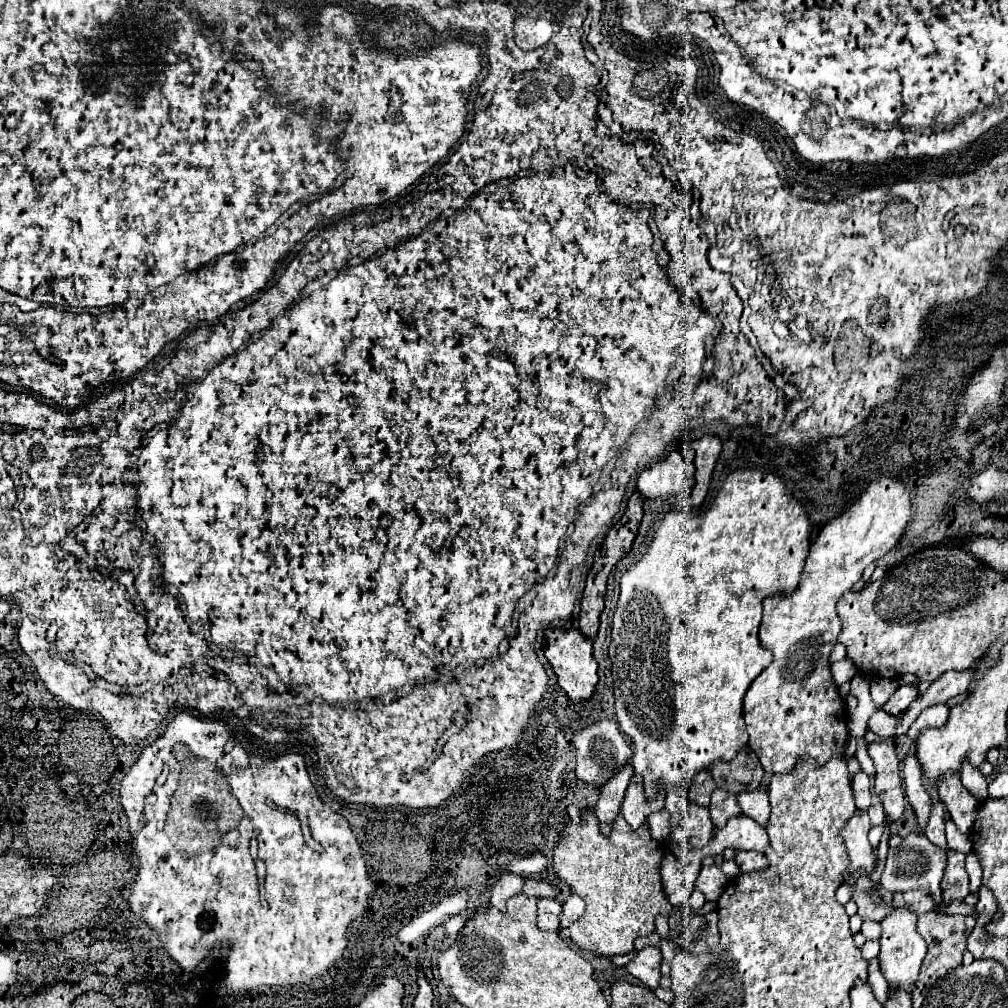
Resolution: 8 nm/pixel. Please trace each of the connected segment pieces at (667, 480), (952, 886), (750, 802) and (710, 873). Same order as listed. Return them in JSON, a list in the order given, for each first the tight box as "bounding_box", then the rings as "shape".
[{"bounding_box":[637,451,687,499],"shape":[[[671,451],[665,459],[651,463],[647,469],[641,471],[637,479],[637,489],[649,499],[661,495],[679,495],[683,493],[685,467],[687,465],[681,451]]]},{"bounding_box":[937,851,969,911],"shape":[[[949,851],[947,859],[947,871],[941,881],[941,905],[937,911],[945,911],[951,901],[963,901],[969,891],[969,877],[965,871],[965,855],[959,851]]]},{"bounding_box":[737,789,771,825],"shape":[[[757,789],[757,791],[747,791],[747,793],[739,793],[737,801],[743,809],[743,813],[751,819],[755,819],[759,825],[767,825],[769,823],[769,815],[771,815],[771,807],[769,807],[769,795],[765,789]]]},{"bounding_box":[697,865,727,901],"shape":[[[711,865],[711,867],[701,867],[699,879],[697,879],[697,889],[701,889],[705,893],[707,901],[717,901],[721,891],[727,885],[727,877],[721,871],[719,865]]]}]

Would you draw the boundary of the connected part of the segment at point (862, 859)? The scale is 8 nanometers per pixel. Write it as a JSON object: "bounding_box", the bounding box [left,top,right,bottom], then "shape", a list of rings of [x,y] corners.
{"bounding_box":[841,811,877,875],"shape":[[[855,811],[855,815],[849,819],[849,823],[841,831],[841,837],[845,839],[847,851],[851,855],[851,873],[855,869],[867,869],[871,875],[877,865],[877,855],[871,843],[867,841],[869,827],[871,823],[869,823],[867,811]]]}

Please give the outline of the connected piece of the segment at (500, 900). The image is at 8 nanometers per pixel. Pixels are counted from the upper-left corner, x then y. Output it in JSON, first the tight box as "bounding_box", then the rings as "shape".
{"bounding_box":[491,873,523,911],"shape":[[[503,873],[495,885],[491,887],[491,905],[495,905],[499,911],[505,911],[505,901],[511,897],[511,895],[517,895],[521,893],[521,887],[523,887],[523,877],[521,875],[515,875],[515,873]]]}

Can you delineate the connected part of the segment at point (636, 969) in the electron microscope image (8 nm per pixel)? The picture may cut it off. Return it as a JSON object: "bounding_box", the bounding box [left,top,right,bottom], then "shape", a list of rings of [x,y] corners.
{"bounding_box":[627,947,661,989],"shape":[[[645,947],[641,949],[633,961],[627,963],[627,971],[639,979],[649,989],[655,989],[661,979],[661,951],[657,947]]]}

